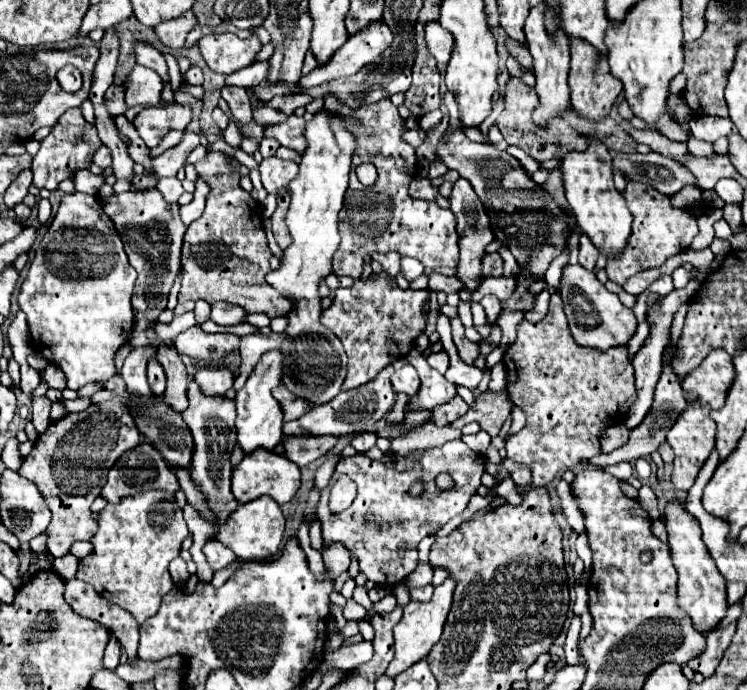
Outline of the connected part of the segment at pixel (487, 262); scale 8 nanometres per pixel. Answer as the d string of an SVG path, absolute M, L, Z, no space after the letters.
M487 255L483 259L485 277L501 277L503 275L503 259L501 255Z

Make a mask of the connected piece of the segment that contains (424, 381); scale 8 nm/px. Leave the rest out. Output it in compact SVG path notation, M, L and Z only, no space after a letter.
M417 347L409 349L405 359L417 369L417 373L421 377L419 395L409 399L409 401L413 401L413 405L421 405L421 409L423 407L425 409L435 409L437 405L443 405L443 403L451 401L457 395L457 387L453 383L449 383L441 373L431 369L427 365L423 353L417 351Z

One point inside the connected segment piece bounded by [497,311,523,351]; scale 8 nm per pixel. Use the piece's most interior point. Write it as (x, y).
(508, 322)

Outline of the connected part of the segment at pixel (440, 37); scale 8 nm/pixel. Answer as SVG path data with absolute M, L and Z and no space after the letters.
M435 21L435 23L429 23L429 25L425 27L425 39L427 39L429 53L437 59L437 63L447 65L449 59L451 59L453 45L455 45L453 35Z

